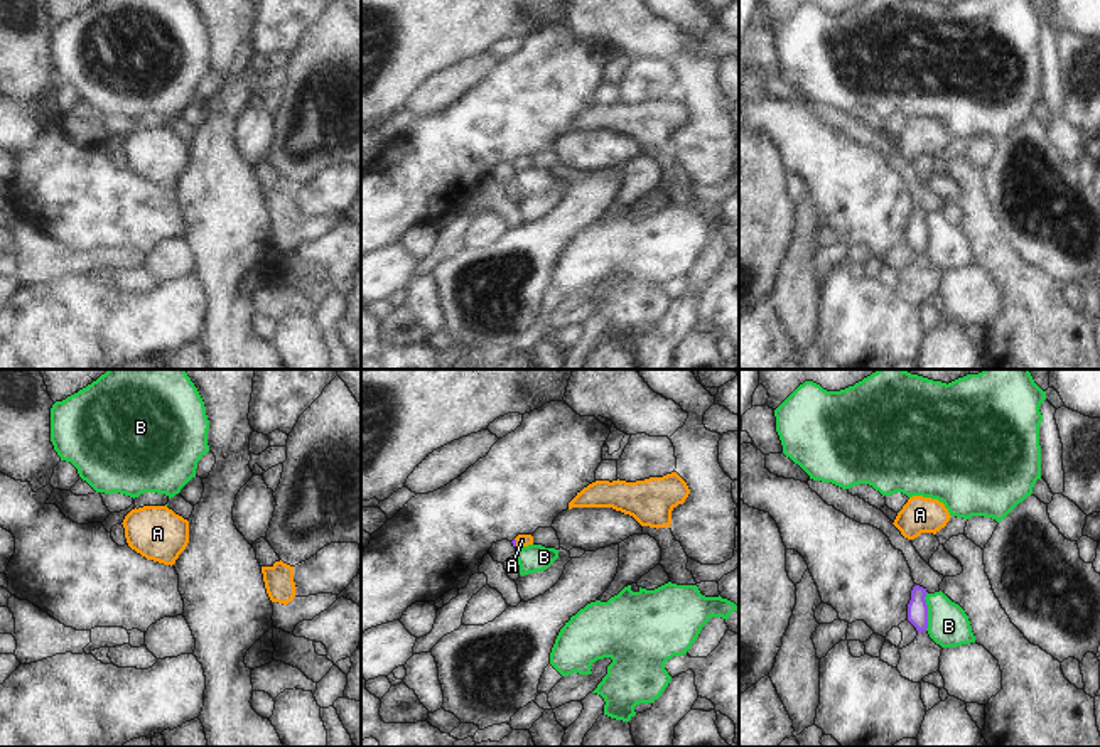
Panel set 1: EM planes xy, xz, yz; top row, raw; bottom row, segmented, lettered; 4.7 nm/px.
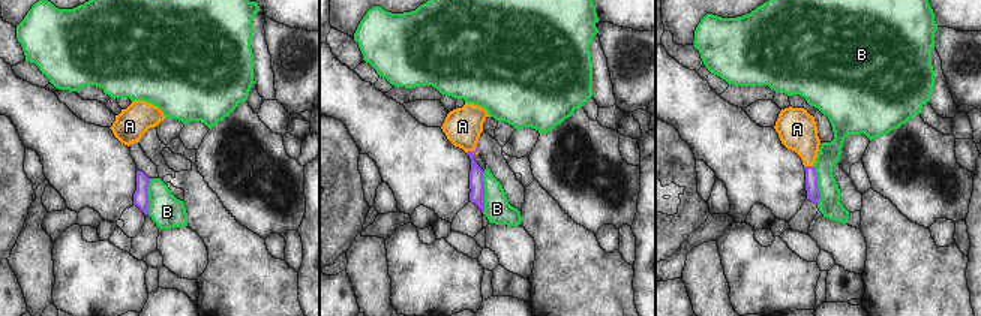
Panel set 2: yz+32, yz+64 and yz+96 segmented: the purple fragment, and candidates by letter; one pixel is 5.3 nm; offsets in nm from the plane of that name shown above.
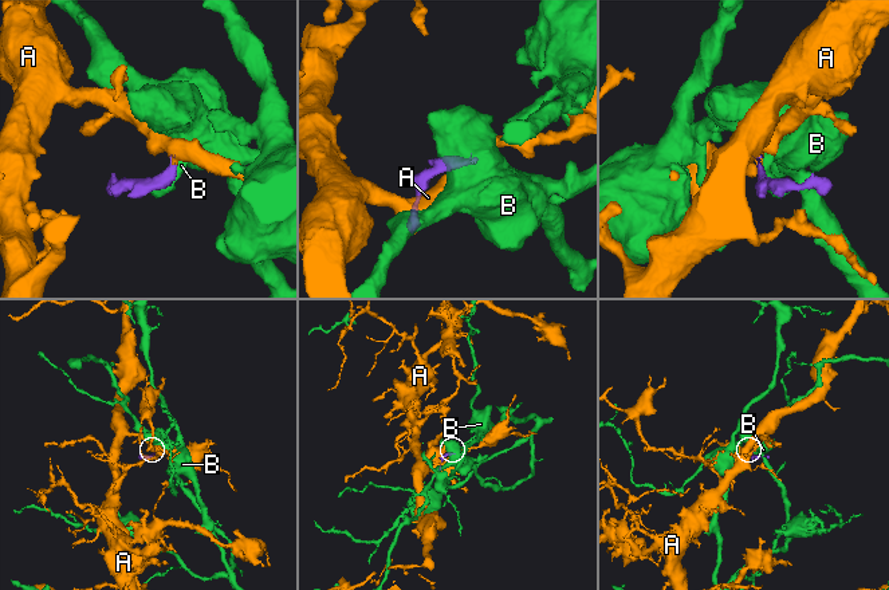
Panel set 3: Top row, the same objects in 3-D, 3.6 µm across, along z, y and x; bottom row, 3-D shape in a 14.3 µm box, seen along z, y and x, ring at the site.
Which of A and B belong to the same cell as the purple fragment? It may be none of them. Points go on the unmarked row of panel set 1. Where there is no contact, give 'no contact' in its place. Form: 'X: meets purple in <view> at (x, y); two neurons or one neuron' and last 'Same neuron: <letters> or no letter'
A: meets purple in xz at (515, 164); one neuron
B: meets purple in yz at (927, 233); two neurons
Same neuron: A

